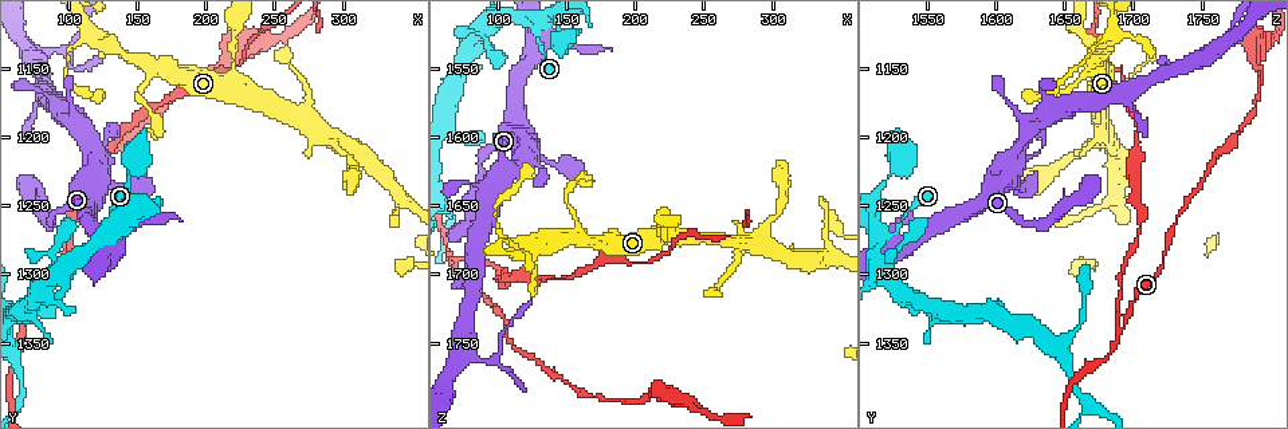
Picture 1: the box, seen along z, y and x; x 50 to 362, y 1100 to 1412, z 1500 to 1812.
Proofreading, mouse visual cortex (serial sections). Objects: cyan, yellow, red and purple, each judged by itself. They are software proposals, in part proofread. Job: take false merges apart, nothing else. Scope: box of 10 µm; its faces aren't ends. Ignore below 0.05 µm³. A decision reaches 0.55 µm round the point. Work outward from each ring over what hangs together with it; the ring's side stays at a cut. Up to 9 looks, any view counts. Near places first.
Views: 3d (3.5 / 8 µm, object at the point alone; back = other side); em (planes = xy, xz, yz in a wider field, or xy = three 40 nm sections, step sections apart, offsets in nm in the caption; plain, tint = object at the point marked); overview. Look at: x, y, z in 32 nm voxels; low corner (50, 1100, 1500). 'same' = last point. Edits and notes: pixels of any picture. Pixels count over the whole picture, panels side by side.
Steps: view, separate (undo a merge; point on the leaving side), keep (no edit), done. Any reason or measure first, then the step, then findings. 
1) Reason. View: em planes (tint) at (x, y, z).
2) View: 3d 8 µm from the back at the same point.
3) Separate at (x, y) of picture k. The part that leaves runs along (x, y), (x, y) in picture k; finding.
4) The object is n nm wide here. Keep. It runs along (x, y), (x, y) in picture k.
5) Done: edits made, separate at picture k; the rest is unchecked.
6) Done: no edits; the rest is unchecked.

Thin neck. View: 3d 3.5 µm at (90, 1284, 1528).

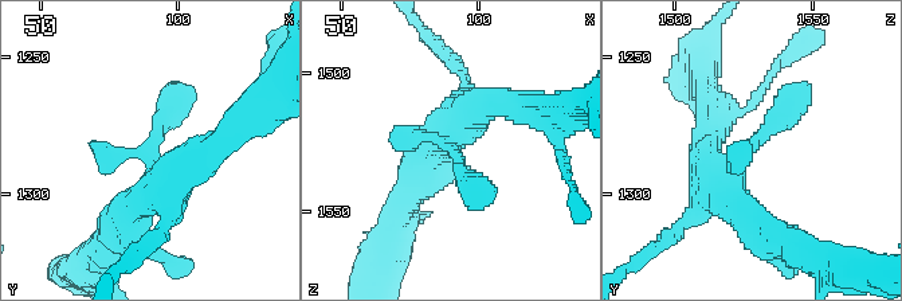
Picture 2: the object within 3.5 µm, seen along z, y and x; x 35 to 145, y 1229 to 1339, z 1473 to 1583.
View: em xy step 5 (tint) at (89, 1283, 1527).

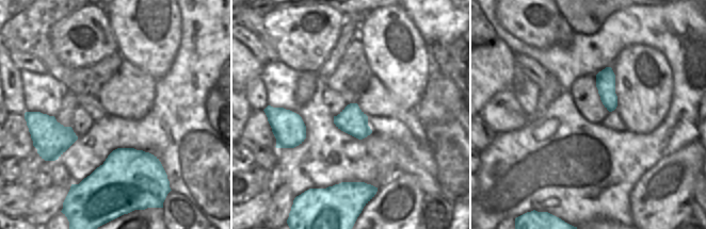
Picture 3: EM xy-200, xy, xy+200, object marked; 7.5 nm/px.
Keep. It runs along (704, 165), (724, 191), (807, 83) in picture 2; all the same cell.

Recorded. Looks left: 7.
Two arms in line, one across. View: 3d 3.5 µm at (160, 1146, 1672).

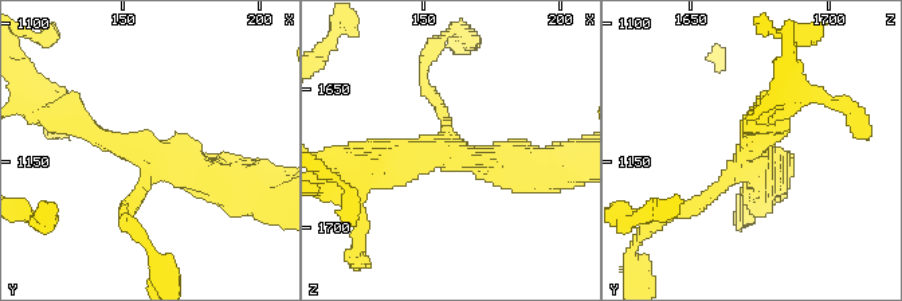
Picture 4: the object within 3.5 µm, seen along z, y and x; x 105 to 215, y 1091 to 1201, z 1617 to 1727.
3 arms meet here; the arms are 150, 250, 400 nm wide; now the EM. View: em xy step 1 (tint) at (159, 1146, 1673).

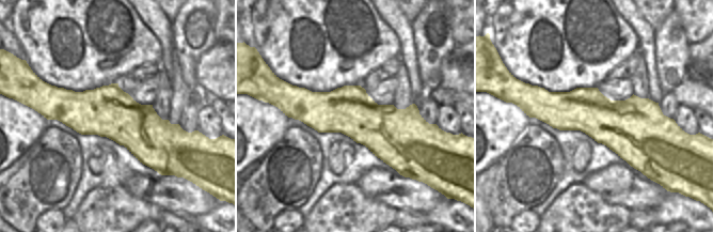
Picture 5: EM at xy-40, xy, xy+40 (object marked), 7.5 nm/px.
Keep. It runs along (285, 109), (426, 126) in picture 5; all the same cell.

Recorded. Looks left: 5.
Sudden change in width. View: em xy step 1 (tint) at (102, 1128, 1768).

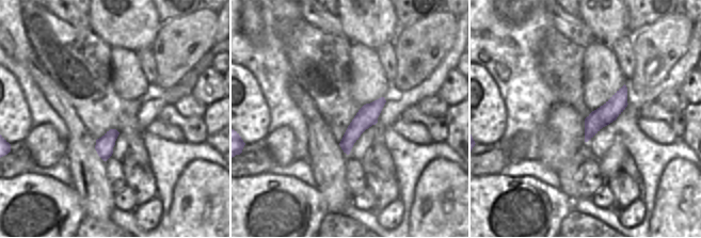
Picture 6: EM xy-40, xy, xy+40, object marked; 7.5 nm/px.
Wider look. View: 3d 3.5 µm at the same point.

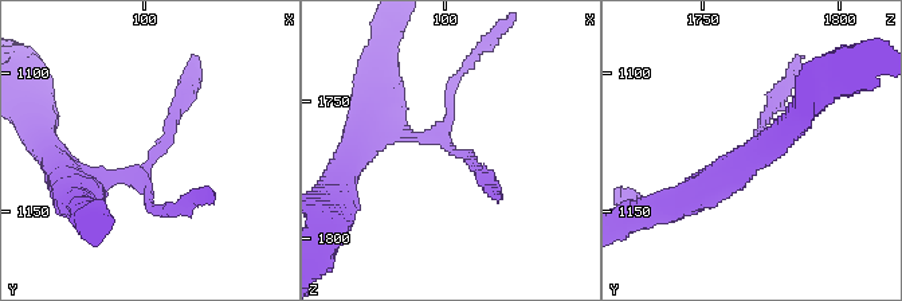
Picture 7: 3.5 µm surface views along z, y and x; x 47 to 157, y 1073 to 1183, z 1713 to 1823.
Keep. It runs along (83, 187), (145, 169), (191, 79) in picture 7; all the same cell.

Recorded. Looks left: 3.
A narrow waist. View: 3d 3.5 µm at (96, 1144, 1662).

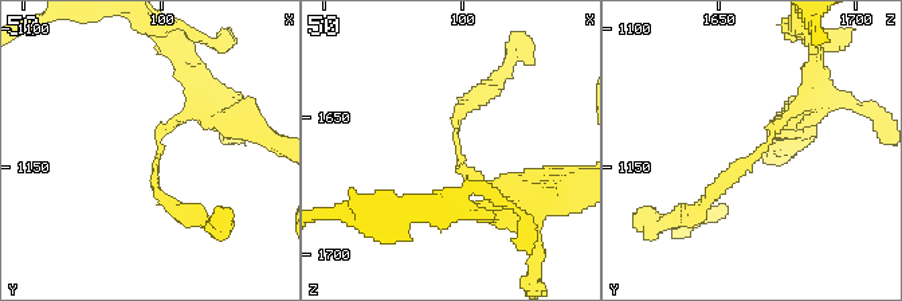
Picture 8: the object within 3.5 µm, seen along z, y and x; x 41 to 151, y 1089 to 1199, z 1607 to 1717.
The arms are 150, 200 nm wide; need the tissue. View: em xy step 3 (tint) at (100, 1145, 1662).

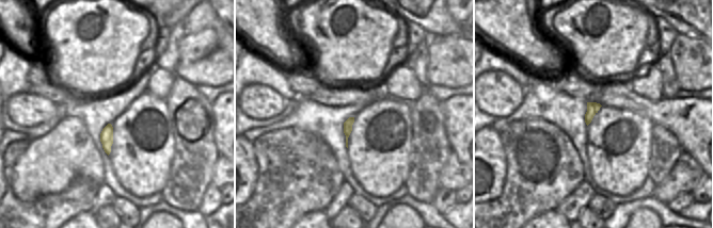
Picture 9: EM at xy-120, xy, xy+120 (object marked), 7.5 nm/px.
Keep. It runs along (796, 117), (788, 113), (693, 217) in picture 8; all the same cell.

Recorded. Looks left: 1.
Done: no edits; the rest is unchecked.

